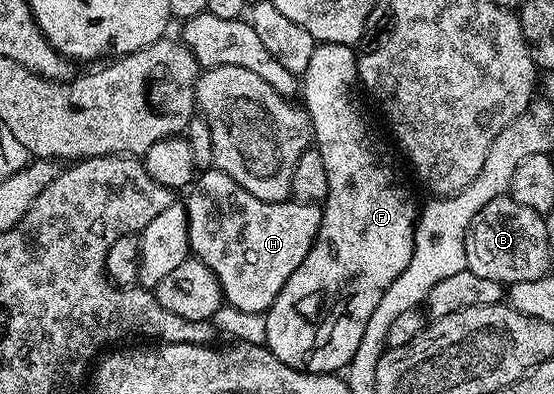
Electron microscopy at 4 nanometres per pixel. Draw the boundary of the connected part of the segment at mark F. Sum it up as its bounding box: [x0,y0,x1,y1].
[265,43,420,375]

